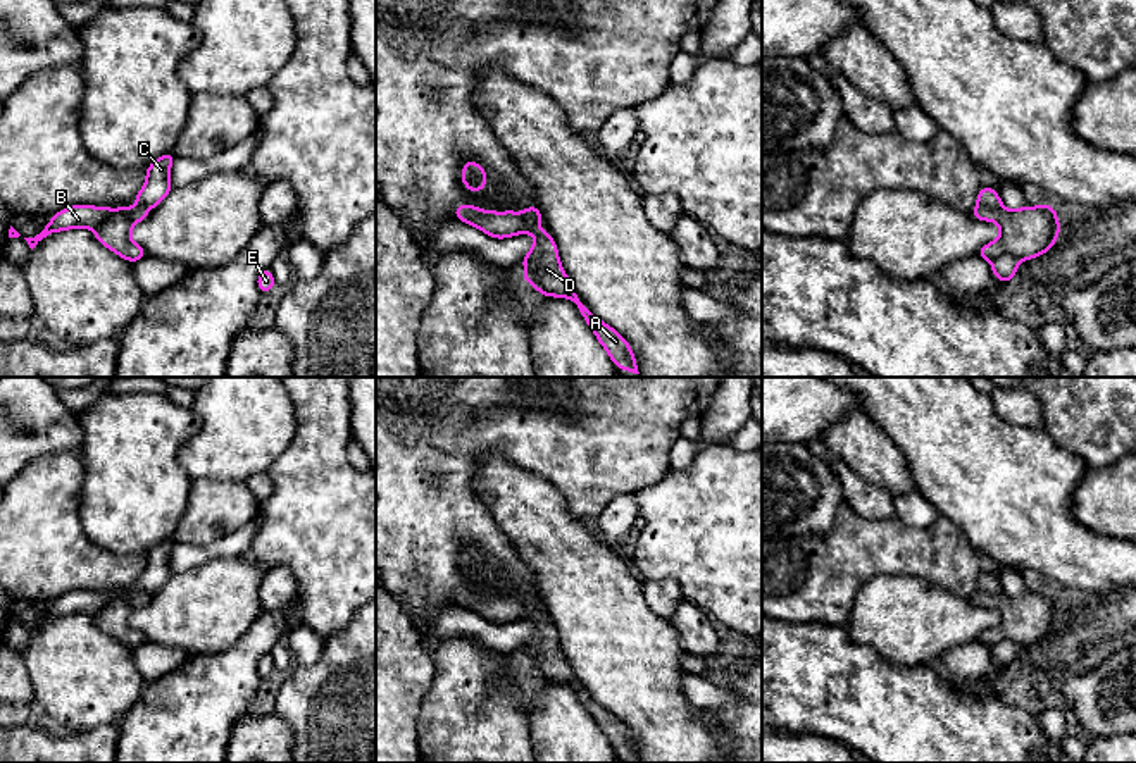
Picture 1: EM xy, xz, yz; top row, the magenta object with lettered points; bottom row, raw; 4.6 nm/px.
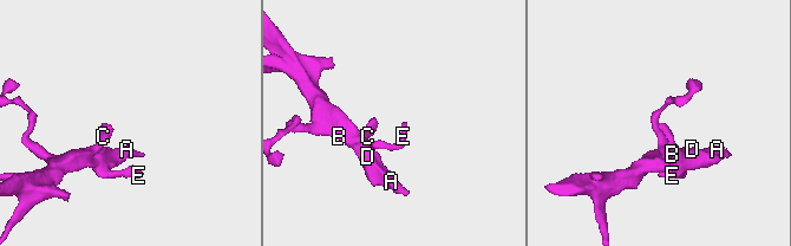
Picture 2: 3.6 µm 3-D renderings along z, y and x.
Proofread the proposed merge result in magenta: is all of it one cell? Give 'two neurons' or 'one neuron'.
two neurons

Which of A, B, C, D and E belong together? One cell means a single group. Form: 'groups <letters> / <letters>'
groups A D / B C E

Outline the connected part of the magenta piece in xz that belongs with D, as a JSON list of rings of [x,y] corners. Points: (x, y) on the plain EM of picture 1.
[[[533,613],[526,618],[536,623],[536,630],[524,641],[521,648],[526,653],[522,667],[534,672],[543,682],[572,685],[617,754],[640,760],[629,729],[619,718],[615,718],[614,713],[595,703],[583,685],[574,679],[572,670],[559,648],[557,630],[550,618]]]

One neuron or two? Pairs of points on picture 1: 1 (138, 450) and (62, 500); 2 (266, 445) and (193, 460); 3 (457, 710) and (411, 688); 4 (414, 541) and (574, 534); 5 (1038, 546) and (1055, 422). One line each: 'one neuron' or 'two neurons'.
1: two neurons
2: one neuron
3: two neurons
4: two neurons
5: two neurons

